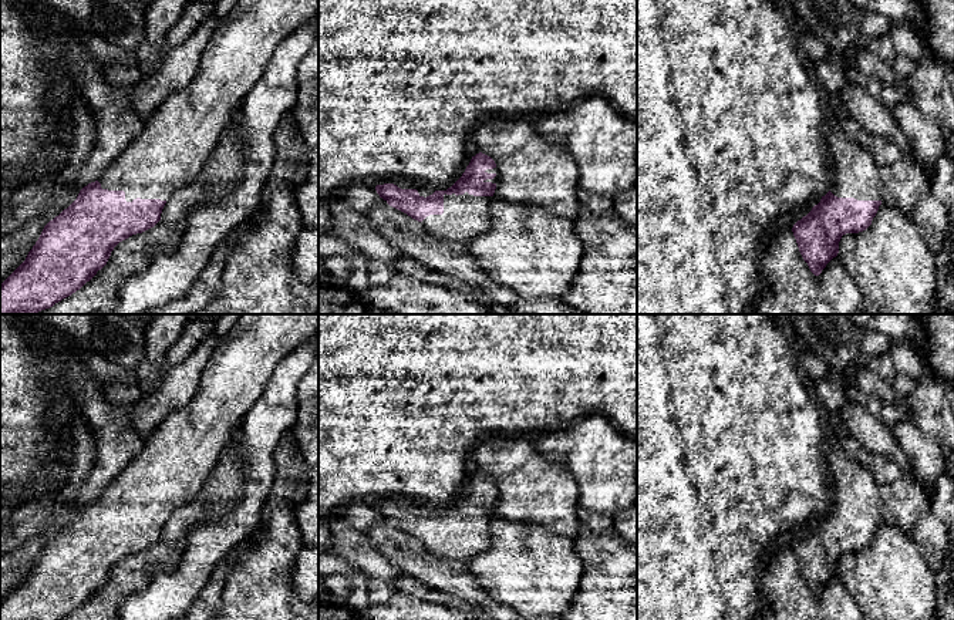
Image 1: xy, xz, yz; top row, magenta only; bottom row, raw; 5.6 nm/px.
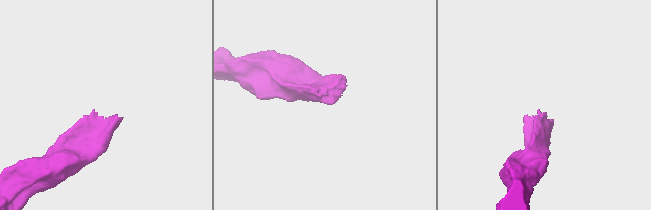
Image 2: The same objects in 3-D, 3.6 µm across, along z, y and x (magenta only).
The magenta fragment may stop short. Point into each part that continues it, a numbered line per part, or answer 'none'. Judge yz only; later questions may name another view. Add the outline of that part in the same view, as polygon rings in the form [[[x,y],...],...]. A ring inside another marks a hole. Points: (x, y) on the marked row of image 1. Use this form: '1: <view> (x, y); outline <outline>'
1: yz (856, 175); outline [[[836,121],[827,137],[827,146],[835,162],[830,192],[837,198],[881,201],[880,166]]]

